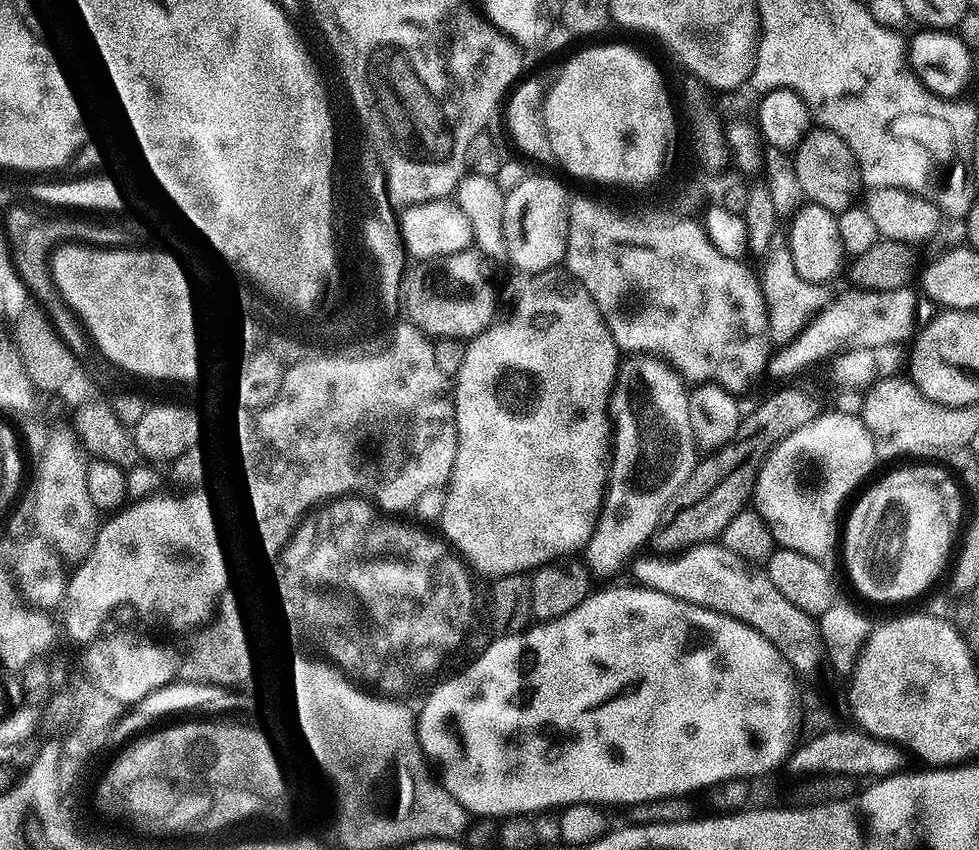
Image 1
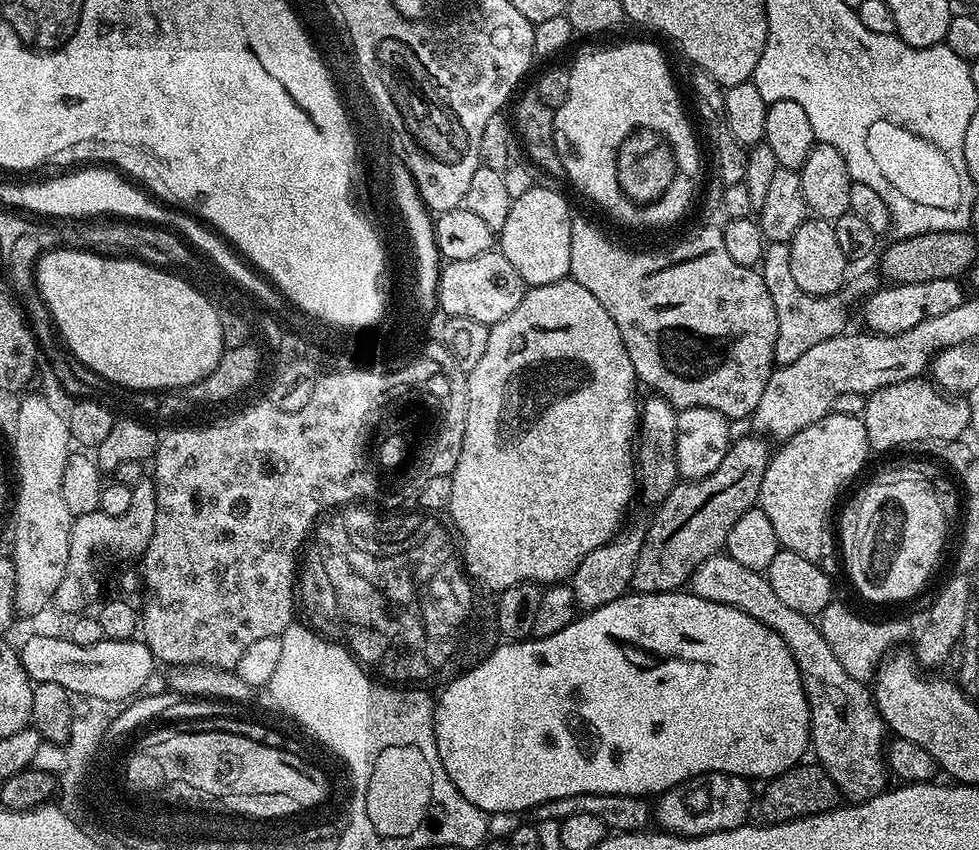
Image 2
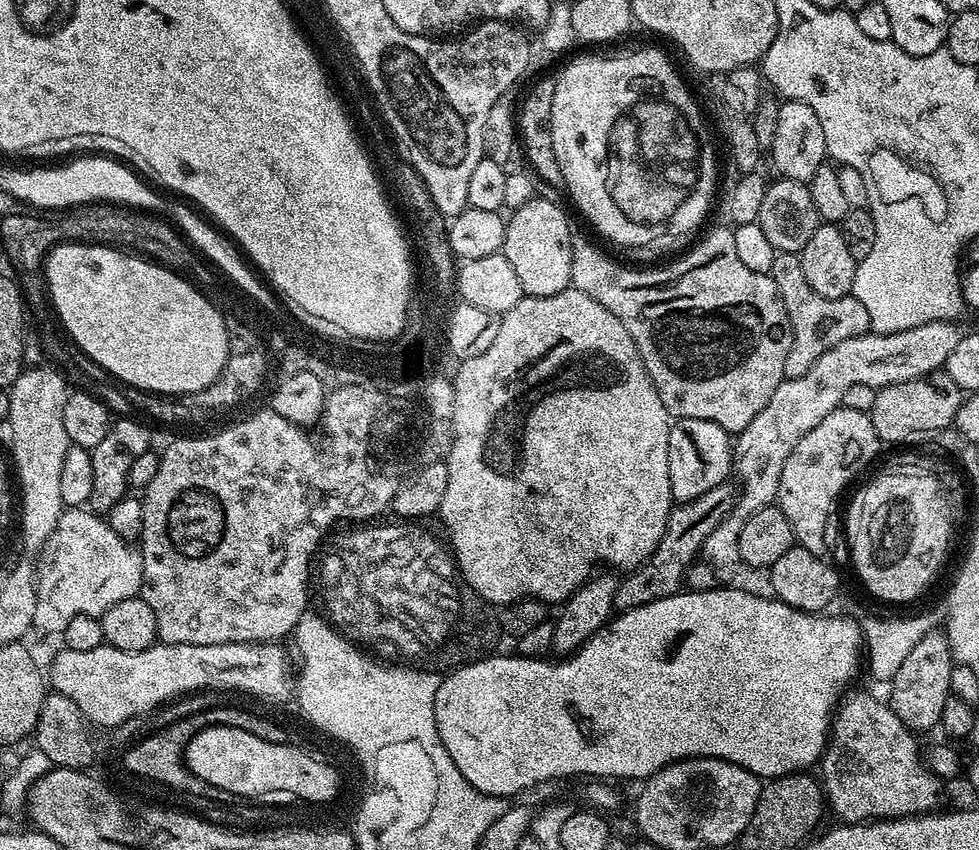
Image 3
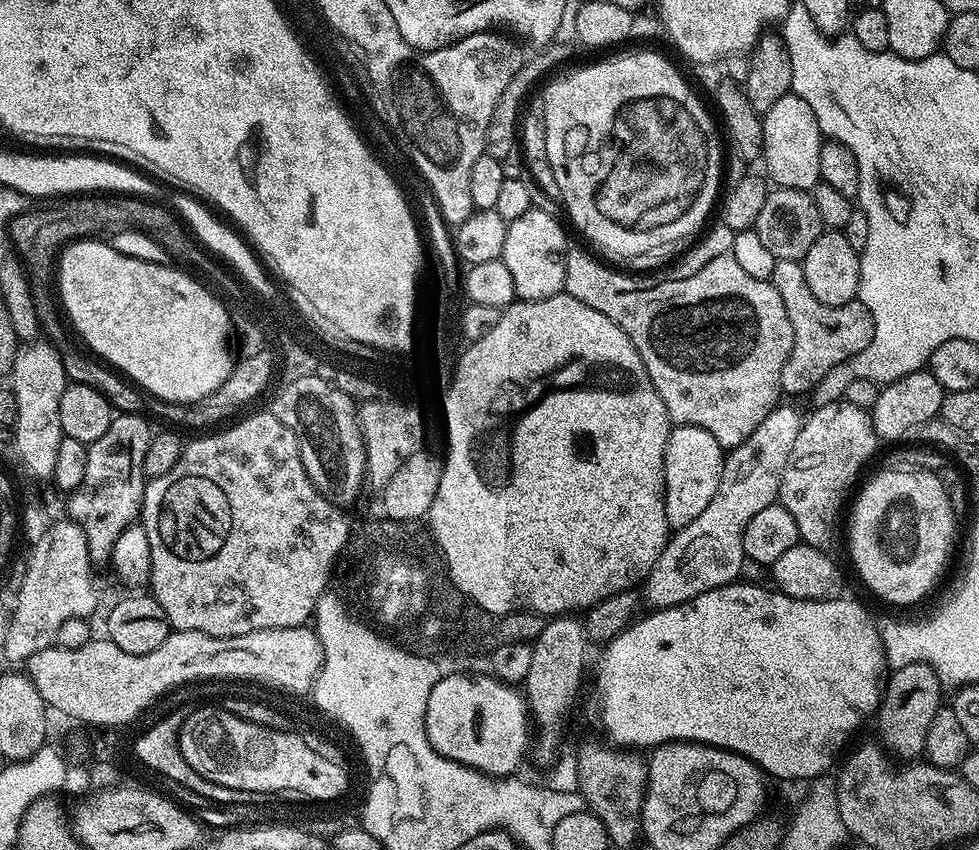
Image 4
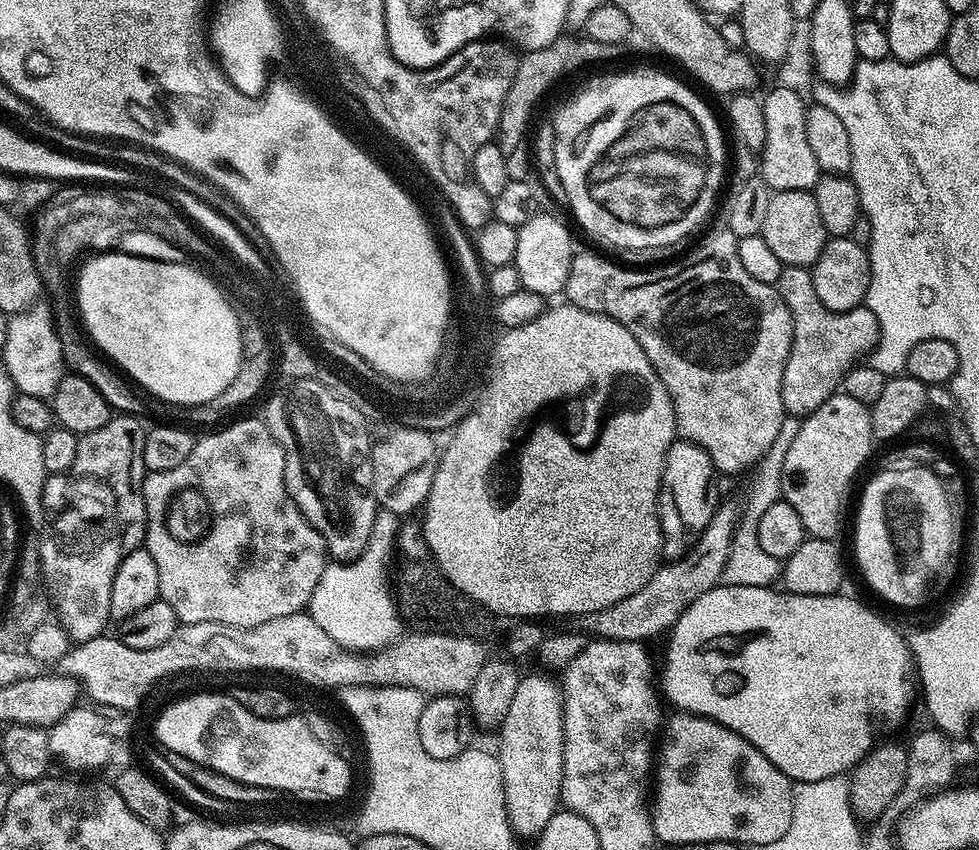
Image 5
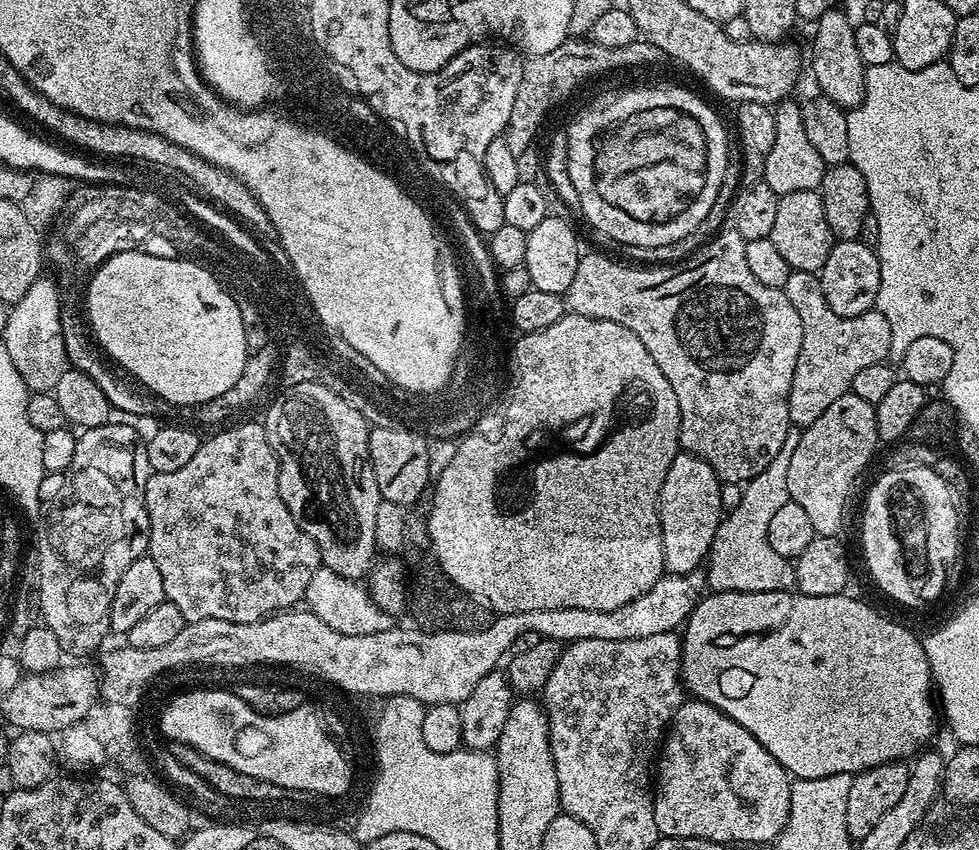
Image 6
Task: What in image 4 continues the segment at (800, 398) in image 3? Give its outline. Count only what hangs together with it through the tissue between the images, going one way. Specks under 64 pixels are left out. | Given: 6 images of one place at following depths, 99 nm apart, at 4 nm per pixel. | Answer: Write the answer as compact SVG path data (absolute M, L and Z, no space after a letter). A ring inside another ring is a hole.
M777 406L736 448L727 453L724 462L724 479L710 506L694 518L686 527L679 529L662 550L656 567L648 574L643 603L652 610L673 608L679 604L691 604L698 594L718 590L741 579L740 571L746 565L744 535L750 518L777 503L780 483L792 461L792 451L800 433L802 416L792 408Z

